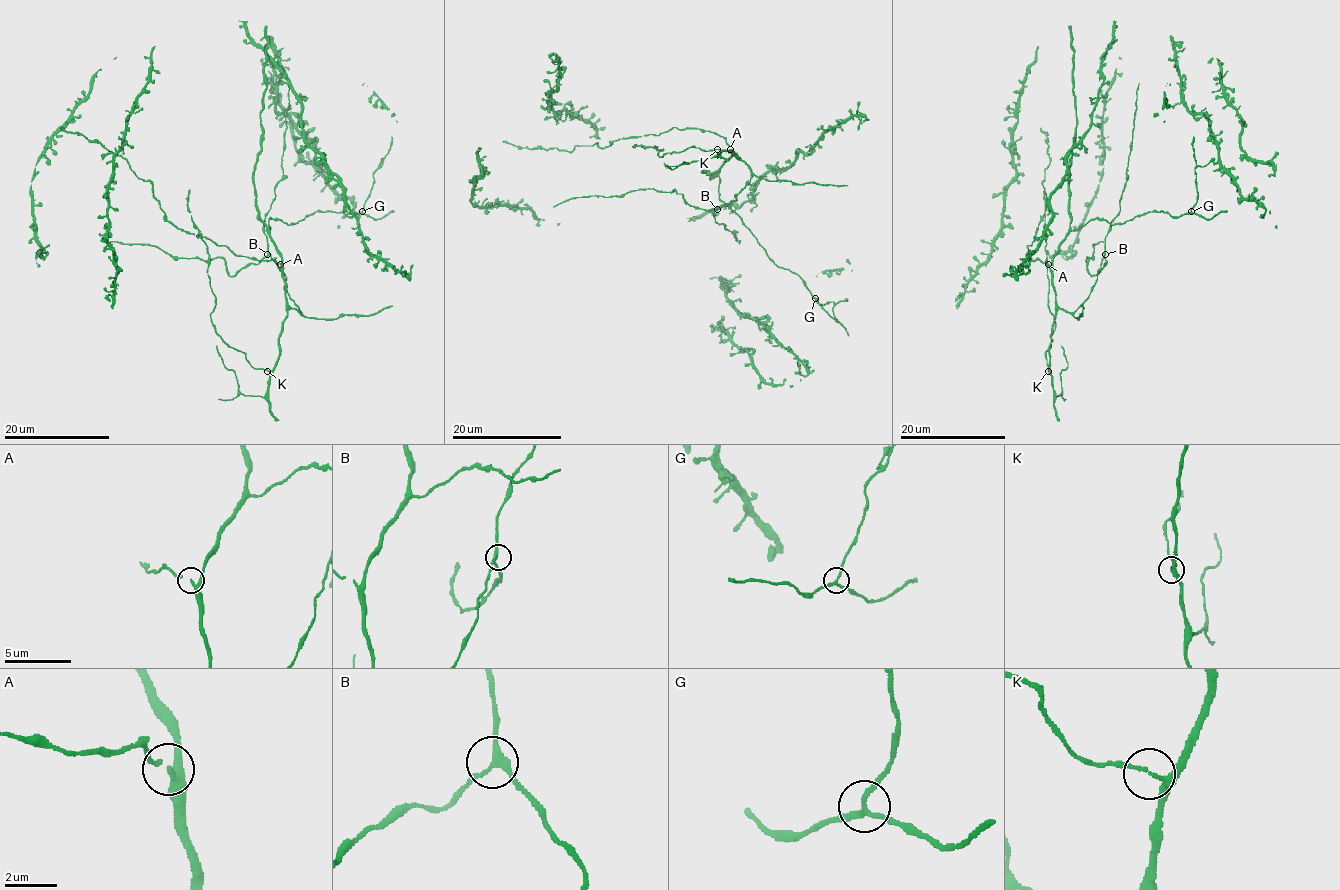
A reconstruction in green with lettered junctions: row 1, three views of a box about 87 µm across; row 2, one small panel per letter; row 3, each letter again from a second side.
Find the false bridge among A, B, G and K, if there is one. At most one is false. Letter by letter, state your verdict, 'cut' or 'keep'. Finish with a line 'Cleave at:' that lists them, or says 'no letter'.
A: keep
B: keep
G: keep
K: keep
Cleave at: no letter

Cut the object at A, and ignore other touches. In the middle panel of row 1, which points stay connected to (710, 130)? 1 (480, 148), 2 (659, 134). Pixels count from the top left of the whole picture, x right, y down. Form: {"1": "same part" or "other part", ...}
{"1": "other part", "2": "same part"}

